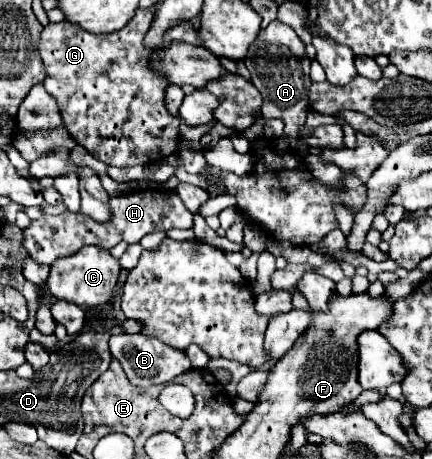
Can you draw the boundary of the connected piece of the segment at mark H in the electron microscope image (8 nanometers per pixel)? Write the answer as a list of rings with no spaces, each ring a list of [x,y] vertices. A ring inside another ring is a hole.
[[[139,189],[139,191],[127,191],[123,195],[111,197],[111,219],[105,223],[97,223],[91,217],[85,217],[83,213],[61,213],[61,215],[45,215],[43,225],[35,229],[23,231],[23,245],[29,251],[29,255],[37,263],[51,265],[57,257],[67,257],[77,253],[85,245],[99,245],[103,249],[111,249],[117,243],[139,243],[143,235],[151,231],[169,231],[173,227],[177,229],[191,229],[193,227],[193,215],[189,209],[185,209],[183,201],[173,191],[151,191],[151,189]]]

